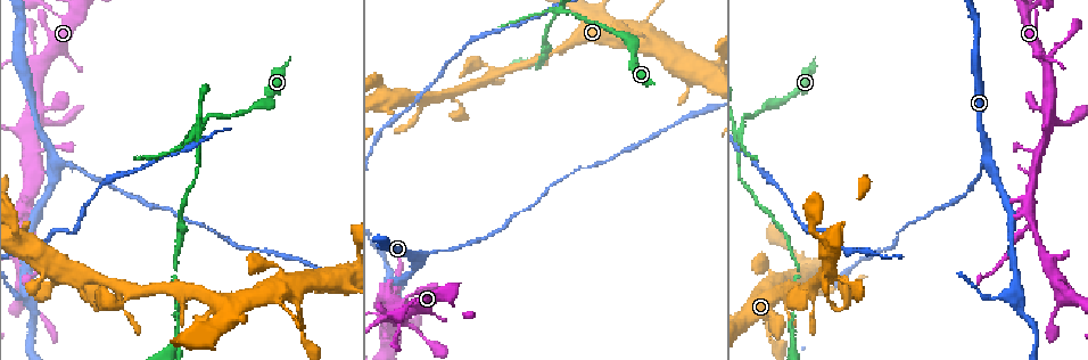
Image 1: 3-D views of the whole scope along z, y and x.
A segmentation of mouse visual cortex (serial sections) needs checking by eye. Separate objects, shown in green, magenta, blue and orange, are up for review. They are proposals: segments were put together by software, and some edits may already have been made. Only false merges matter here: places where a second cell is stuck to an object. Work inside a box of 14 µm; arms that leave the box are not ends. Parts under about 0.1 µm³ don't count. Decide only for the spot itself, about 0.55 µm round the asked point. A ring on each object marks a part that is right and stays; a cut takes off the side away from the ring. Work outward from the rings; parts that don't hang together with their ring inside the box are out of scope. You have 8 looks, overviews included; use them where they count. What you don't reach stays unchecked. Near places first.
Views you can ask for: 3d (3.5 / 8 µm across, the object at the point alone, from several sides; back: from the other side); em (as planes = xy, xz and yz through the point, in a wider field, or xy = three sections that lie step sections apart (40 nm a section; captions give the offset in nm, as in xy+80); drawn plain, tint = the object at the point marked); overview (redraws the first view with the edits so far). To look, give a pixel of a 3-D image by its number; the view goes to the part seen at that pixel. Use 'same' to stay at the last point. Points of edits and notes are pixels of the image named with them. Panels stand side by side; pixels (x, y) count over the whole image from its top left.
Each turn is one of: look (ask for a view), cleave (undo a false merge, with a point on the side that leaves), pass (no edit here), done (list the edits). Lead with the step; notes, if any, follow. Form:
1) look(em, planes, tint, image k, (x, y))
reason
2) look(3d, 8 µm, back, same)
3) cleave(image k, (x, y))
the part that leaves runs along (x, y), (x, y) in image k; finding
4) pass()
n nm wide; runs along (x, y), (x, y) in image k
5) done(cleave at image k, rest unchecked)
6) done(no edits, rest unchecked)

look(3d, 3.5 µm, image 1, (421, 256))
branch point

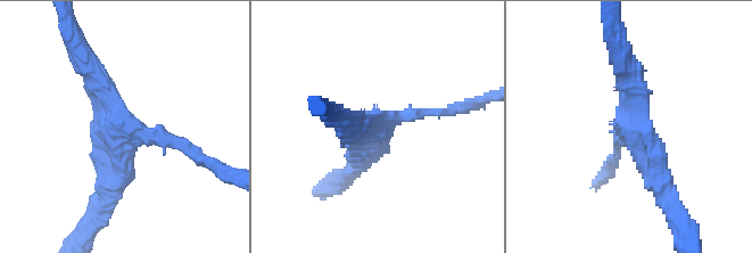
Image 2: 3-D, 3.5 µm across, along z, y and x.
look(em, xy, step 3, tint, image 2, (375, 126))
3 arms; arms of 150, 300, 350 nm

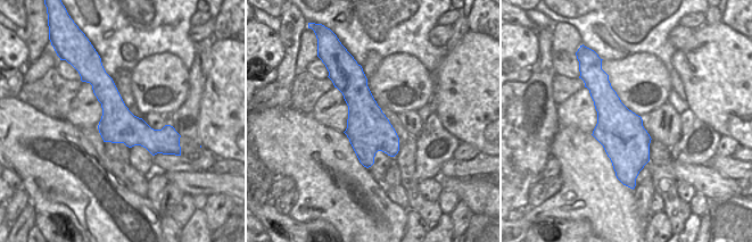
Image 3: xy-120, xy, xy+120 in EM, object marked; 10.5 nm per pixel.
pass()
runs along (622, 57), (631, 124), (663, 190) in image 2; all the same cell

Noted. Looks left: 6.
look(3d, 8 µm, back, image 1, (1050, 118))
small branch off a trunk

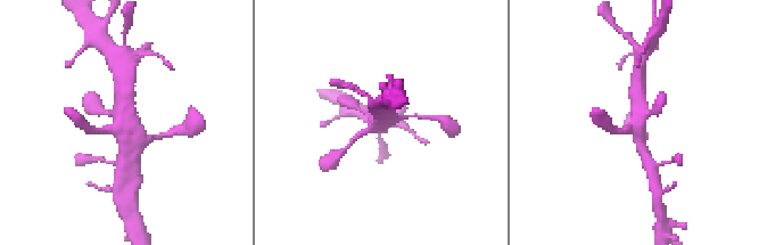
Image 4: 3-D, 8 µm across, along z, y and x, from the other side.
look(em, planes, tint, image 4, (121, 124))

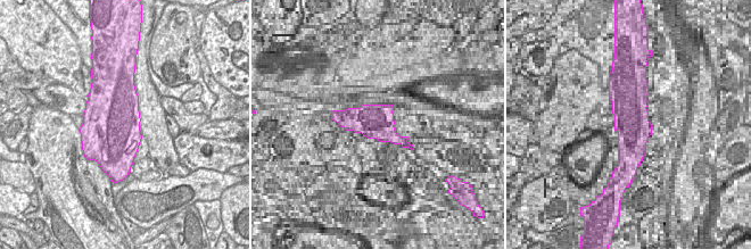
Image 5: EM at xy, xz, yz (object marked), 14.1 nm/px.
pass()
runs along (636, 90), (637, 141), (645, 157) in image 4; continuous, no second cell

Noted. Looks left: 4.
look(3d, 3.5 µm, image 1, (19, 225))
a fork

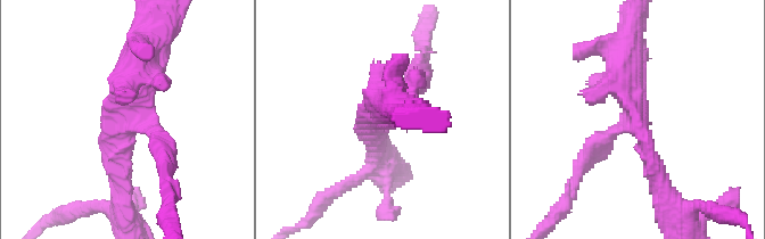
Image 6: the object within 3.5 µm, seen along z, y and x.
look(em, xy, step 2, tint, image 6, (126, 123))
3 arms; arms of 250, 300, 500 nm; need the tissue

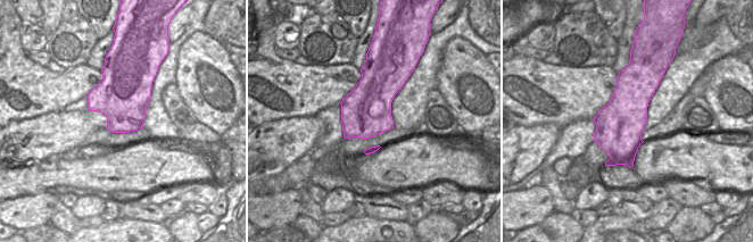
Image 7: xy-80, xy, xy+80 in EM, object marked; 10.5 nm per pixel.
pass()
runs along (627, 50), (627, 89), (665, 190) in image 6; continuous, no second cell

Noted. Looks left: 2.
done(no edits, rest unchecked)

